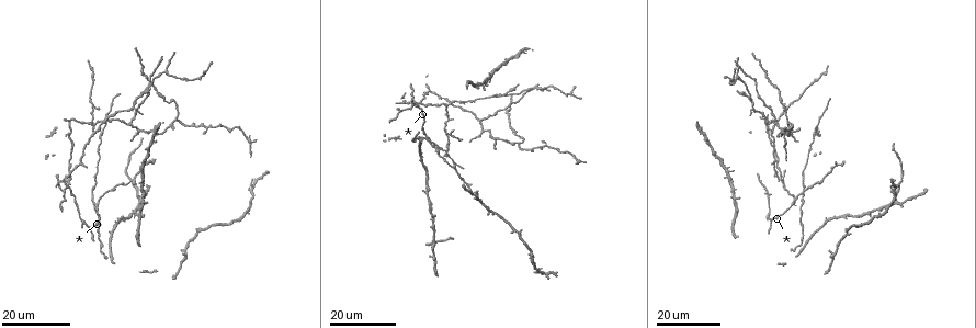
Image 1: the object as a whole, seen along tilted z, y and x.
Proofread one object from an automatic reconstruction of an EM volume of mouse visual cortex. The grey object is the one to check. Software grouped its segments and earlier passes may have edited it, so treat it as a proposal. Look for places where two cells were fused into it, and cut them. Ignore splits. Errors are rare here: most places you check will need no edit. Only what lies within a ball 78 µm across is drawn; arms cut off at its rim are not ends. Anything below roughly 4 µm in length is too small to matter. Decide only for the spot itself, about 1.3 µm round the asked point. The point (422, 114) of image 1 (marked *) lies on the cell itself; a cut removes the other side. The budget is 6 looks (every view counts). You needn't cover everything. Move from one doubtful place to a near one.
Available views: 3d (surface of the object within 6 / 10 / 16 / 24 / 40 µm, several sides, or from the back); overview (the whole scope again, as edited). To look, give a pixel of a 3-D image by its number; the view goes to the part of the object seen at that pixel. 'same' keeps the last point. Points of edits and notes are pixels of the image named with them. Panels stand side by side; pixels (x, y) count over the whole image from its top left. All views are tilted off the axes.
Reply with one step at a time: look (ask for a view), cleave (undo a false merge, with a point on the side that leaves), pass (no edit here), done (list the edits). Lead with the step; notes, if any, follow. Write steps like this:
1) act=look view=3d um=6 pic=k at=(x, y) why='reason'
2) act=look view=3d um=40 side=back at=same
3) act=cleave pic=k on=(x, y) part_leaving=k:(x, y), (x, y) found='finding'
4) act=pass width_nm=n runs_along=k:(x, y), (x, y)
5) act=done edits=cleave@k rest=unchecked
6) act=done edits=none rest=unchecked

act=look view=3d um=16 pic=1 at=(73, 172) why='looks like a crossing'

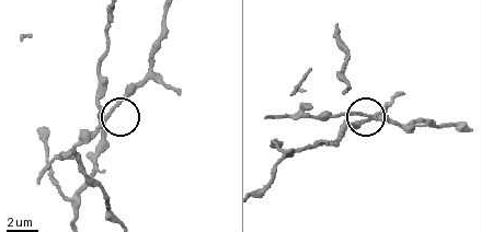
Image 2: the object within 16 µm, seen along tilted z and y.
act=look view=3d um=6 pic=2 at=(109, 113)

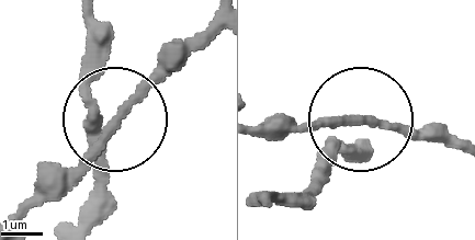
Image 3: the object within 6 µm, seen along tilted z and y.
act=pass found='all the same cell'

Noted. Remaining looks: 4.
act=look view=3d um=16 pic=1 at=(483, 129) why='a fork'

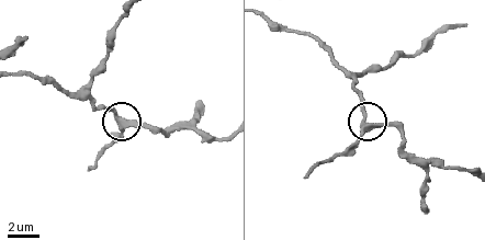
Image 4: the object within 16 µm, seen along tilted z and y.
act=look view=3d um=6 pic=4 at=(125, 123)

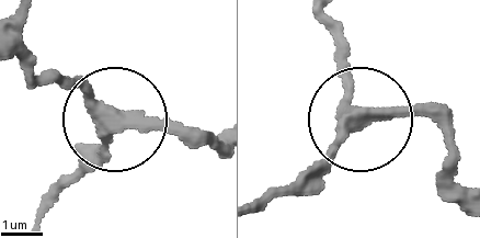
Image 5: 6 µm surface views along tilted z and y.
act=pass arms=3 runs_along=5:(323, 19), (357, 126), (262, 210) found='continuous, no second cell'

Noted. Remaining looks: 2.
act=look view=3d um=24 pic=1 at=(750, 94) why='three-way junction'

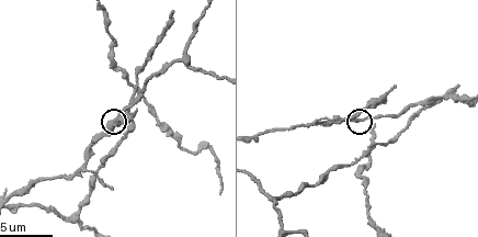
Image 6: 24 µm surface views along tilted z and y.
act=look view=3d um=10 pic=6 at=(358, 118)

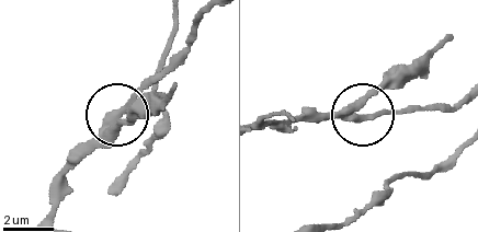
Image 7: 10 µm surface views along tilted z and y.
act=pass arms=3 found='continuous, no second cell'

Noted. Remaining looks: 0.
act=done edits=none rest=unchecked

